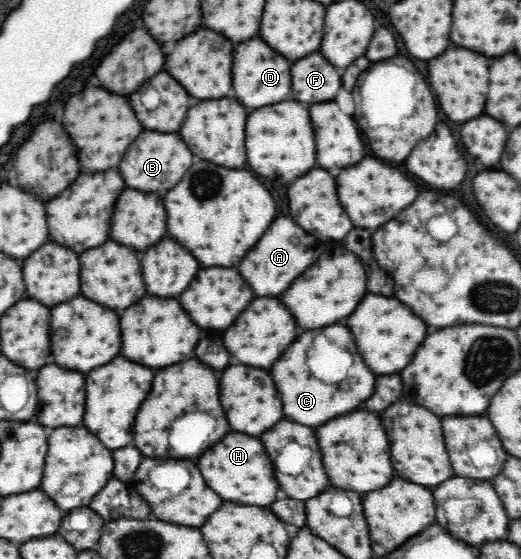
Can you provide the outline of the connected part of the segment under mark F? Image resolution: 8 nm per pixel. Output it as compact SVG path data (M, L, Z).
M318 52L294 64L294 98L300 102L326 102L338 96L342 74Z

